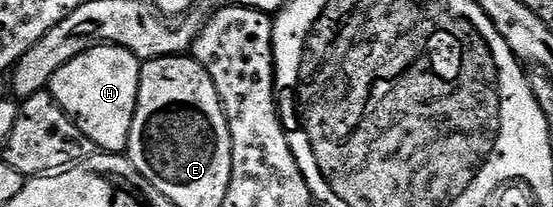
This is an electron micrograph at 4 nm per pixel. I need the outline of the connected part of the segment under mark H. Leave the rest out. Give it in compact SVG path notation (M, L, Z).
M92 47L67 61L51 77L48 92L79 125L94 148L105 153L121 153L128 148L131 121L137 108L142 60L125 47Z

